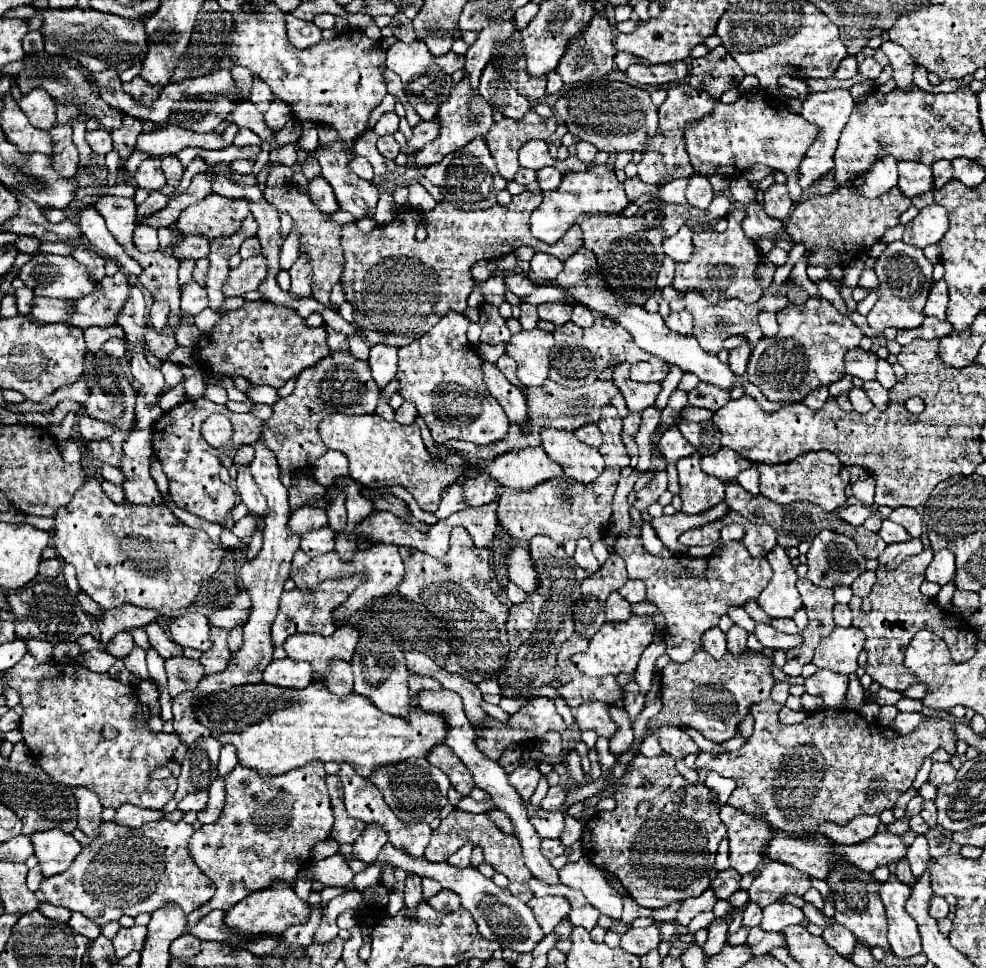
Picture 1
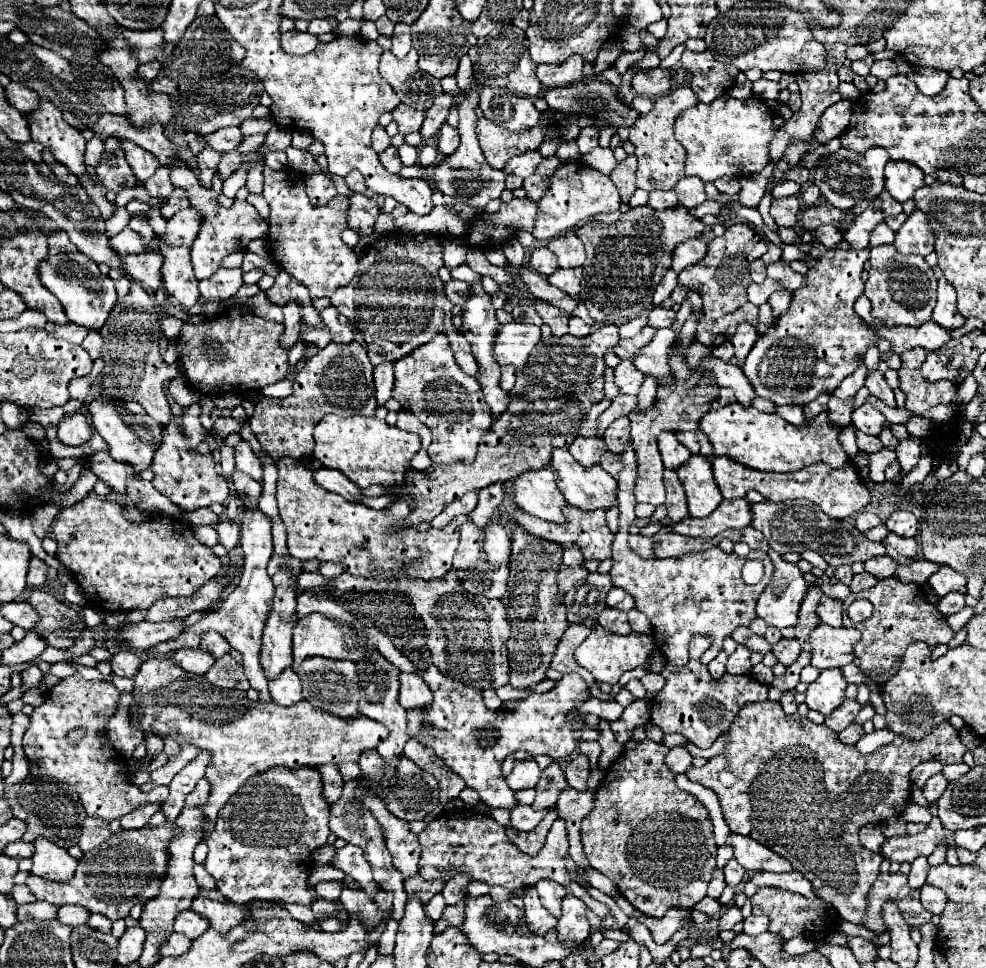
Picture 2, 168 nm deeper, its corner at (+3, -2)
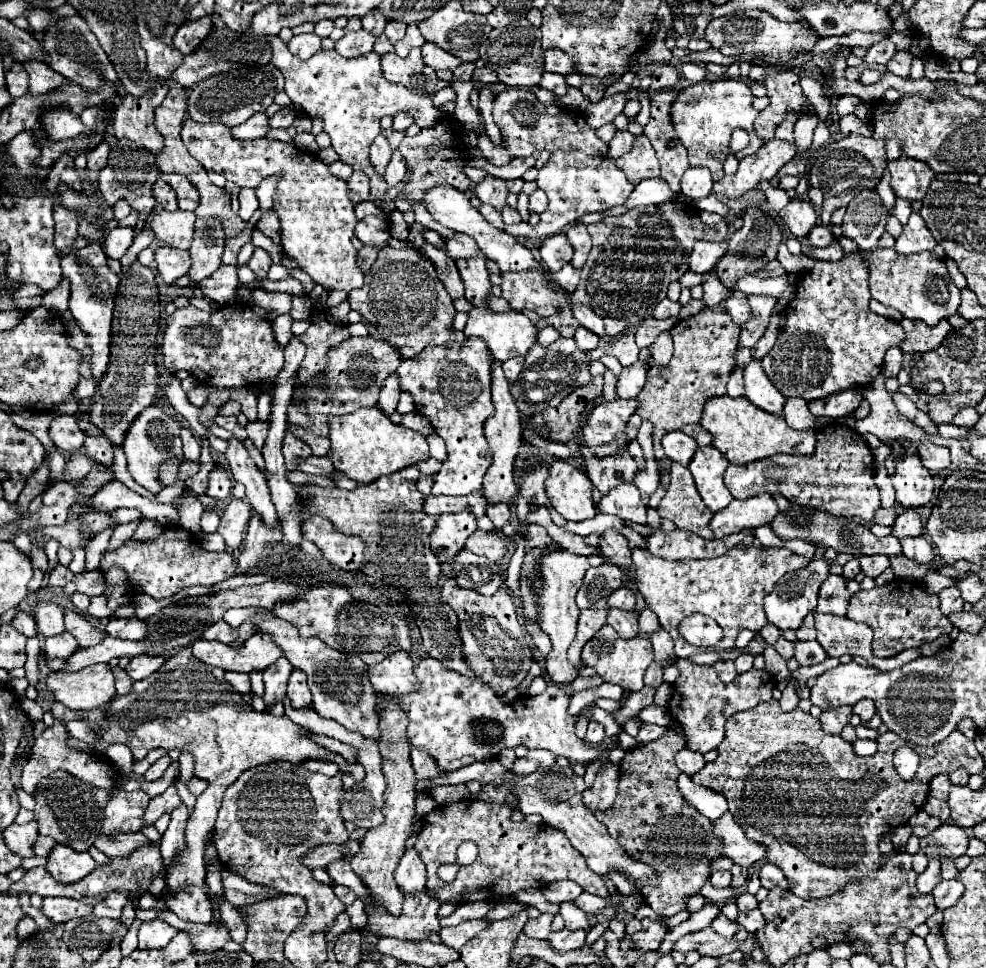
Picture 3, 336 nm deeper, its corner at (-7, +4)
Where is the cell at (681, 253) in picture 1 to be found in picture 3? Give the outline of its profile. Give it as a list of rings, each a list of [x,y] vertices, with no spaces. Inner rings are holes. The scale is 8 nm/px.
[[[695,242],[691,252],[691,264],[689,270],[693,272],[709,272],[717,264],[717,260],[727,252],[727,242]]]

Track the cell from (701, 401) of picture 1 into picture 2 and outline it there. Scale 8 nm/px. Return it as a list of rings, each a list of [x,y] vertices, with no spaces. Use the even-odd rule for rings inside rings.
[[[719,388],[719,400],[715,400],[711,404],[711,408],[721,408],[721,406],[729,406],[731,402],[737,402],[735,400],[735,394],[731,388]]]

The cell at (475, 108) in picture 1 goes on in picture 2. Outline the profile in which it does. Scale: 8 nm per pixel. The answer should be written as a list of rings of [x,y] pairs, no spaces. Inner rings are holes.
[[[443,124],[441,132],[439,132],[439,138],[437,138],[437,150],[443,156],[449,156],[457,148],[459,148],[459,132],[455,128],[451,128],[449,124]]]

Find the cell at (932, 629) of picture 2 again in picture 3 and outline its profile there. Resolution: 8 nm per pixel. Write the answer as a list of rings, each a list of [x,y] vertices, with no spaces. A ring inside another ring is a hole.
[[[893,580],[887,586],[875,586],[873,590],[859,590],[851,596],[847,618],[865,622],[873,628],[873,654],[877,658],[891,658],[907,648],[919,648],[953,630],[951,620],[939,610],[939,598],[929,594],[923,586],[905,580]]]

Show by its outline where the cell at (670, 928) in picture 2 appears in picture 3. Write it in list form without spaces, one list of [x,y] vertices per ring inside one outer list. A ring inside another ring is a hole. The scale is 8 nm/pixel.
[[[643,918],[641,920],[643,928],[639,932],[635,932],[631,938],[635,942],[637,948],[649,952],[649,950],[657,950],[667,934],[667,926],[663,920],[651,920],[651,918]]]

